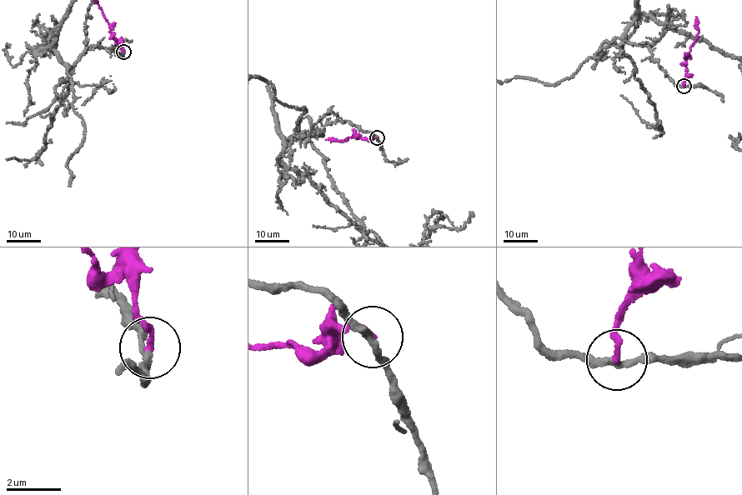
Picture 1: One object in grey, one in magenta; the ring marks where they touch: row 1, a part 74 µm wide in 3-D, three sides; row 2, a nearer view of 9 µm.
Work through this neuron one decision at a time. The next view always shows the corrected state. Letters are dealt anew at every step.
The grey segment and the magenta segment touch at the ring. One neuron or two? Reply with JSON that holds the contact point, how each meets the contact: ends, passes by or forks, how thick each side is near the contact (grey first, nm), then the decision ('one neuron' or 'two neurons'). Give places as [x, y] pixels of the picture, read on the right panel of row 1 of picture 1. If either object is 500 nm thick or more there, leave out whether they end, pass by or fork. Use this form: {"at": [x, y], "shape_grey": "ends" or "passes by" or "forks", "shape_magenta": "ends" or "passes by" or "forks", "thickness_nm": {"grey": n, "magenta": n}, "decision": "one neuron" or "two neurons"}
{"at": [684, 86], "shape_grey": "passes by", "shape_magenta": "ends", "thickness_nm": {"grey": 240, "magenta": 200}, "decision": "two neurons"}

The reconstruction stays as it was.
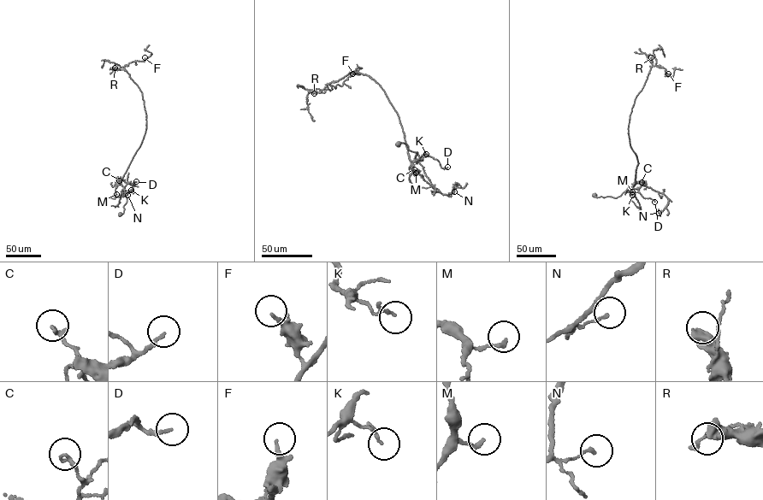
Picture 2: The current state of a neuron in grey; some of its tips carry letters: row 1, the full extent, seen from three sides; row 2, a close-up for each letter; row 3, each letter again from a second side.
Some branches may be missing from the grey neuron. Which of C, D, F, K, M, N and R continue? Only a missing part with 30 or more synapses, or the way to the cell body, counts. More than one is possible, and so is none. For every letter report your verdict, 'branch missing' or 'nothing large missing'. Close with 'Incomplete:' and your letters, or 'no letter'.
C: nothing large missing
D: nothing large missing
F: nothing large missing
K: nothing large missing
M: nothing large missing
N: nothing large missing
R: nothing large missing
Incomplete: no letter

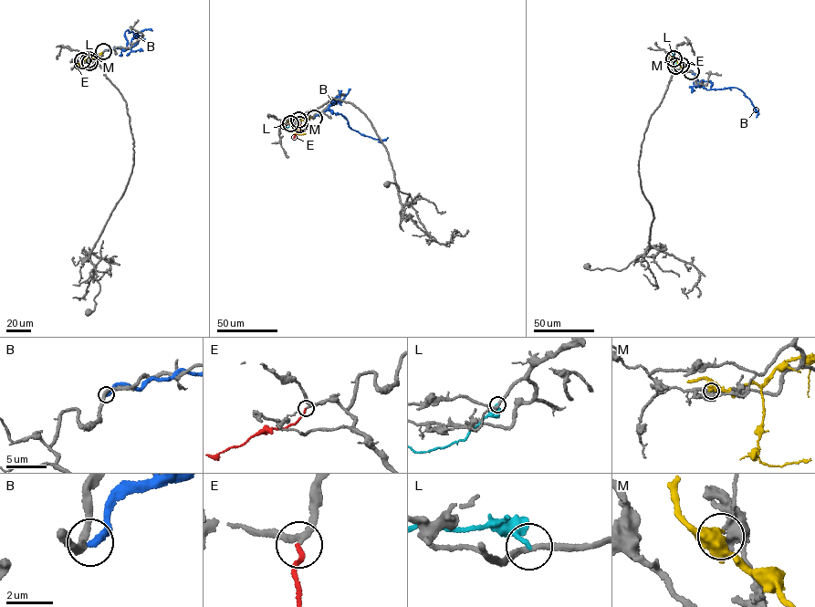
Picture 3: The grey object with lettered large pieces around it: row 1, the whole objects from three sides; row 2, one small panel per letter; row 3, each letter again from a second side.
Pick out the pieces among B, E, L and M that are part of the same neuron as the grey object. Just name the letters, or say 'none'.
E

